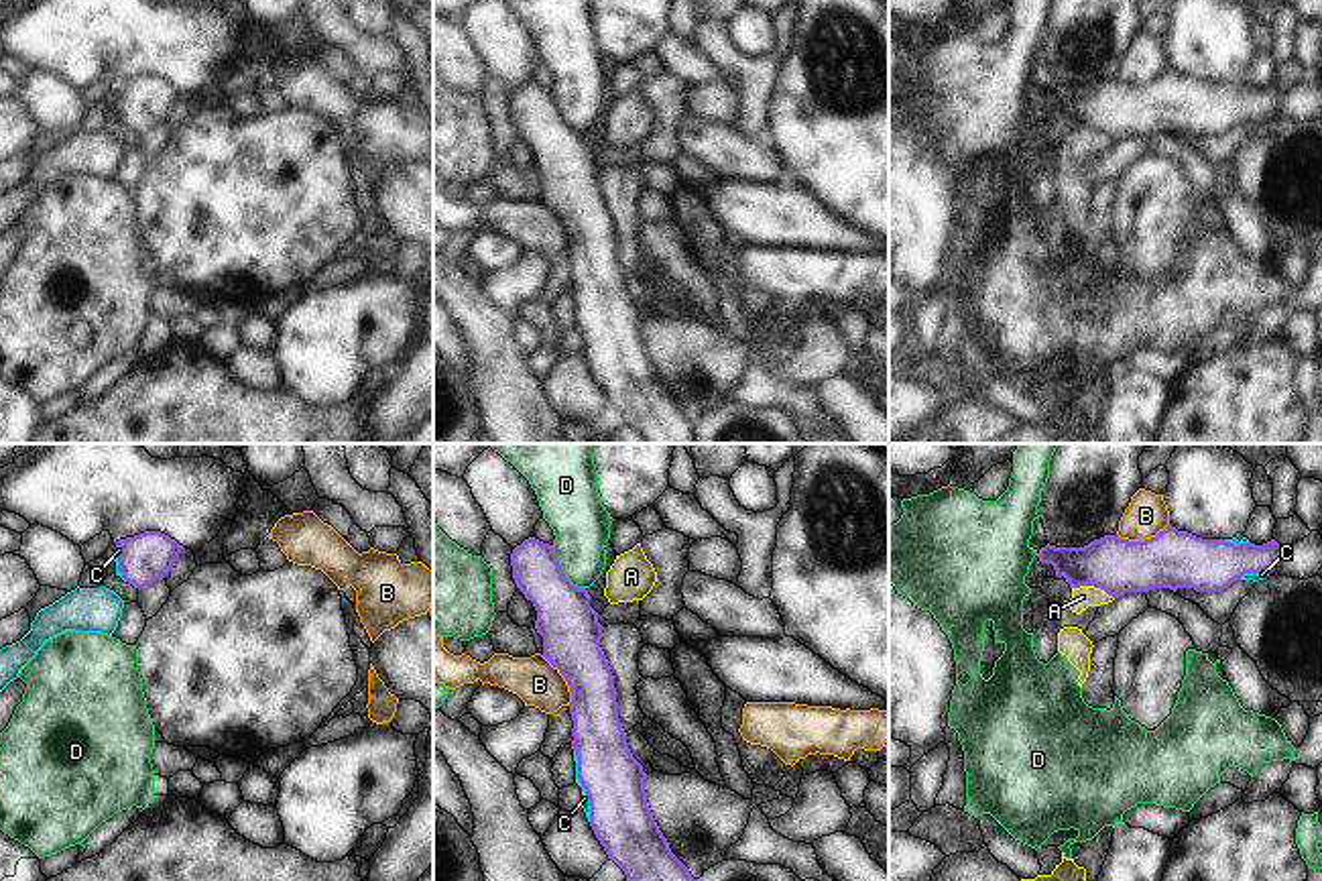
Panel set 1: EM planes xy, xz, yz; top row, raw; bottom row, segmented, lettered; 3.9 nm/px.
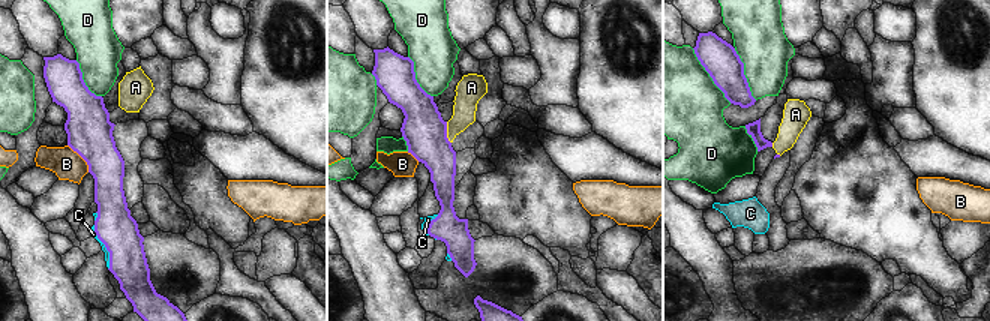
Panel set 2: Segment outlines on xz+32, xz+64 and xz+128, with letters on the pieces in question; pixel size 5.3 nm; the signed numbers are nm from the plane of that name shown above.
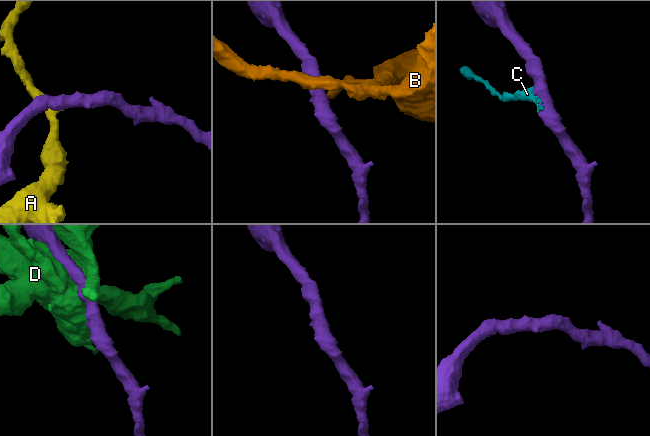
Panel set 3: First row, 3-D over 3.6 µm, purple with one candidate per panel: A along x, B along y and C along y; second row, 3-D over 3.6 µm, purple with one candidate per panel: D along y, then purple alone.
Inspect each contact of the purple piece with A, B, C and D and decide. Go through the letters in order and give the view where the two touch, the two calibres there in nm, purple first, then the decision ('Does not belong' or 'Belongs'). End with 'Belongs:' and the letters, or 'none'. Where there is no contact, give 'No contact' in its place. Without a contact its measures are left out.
A: Touches purple in yz. Thickness 220 nm (purple) against 90 nm. Does not belong
B: Touches purple in xz. Thickness 240 nm (purple) against 180 nm. Does not belong
C: Touches purple in xz. Thickness 240 nm (purple) against 30 nm. Belongs
D: Touches purple in xz. Thickness 240 nm (purple) against 220 nm. Does not belong
Belongs: C.

